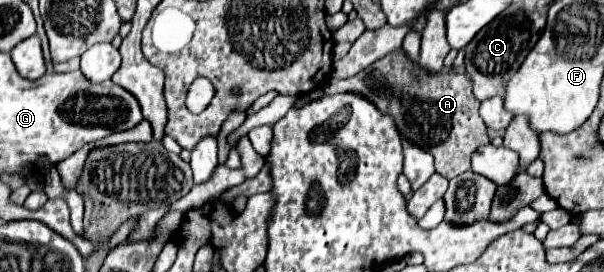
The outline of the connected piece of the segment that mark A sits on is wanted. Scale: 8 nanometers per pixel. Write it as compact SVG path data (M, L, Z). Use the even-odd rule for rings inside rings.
M401 48L373 62L353 78L331 78L323 86L323 92L359 92L369 98L381 112L395 118L401 136L411 138L433 154L435 170L445 178L467 172L471 168L471 154L489 142L487 126L479 116L479 100L471 92L471 78L455 70L449 70L447 74L439 72L439 76L427 74L417 62L411 62ZM413 74L419 74L419 82L413 80Z

